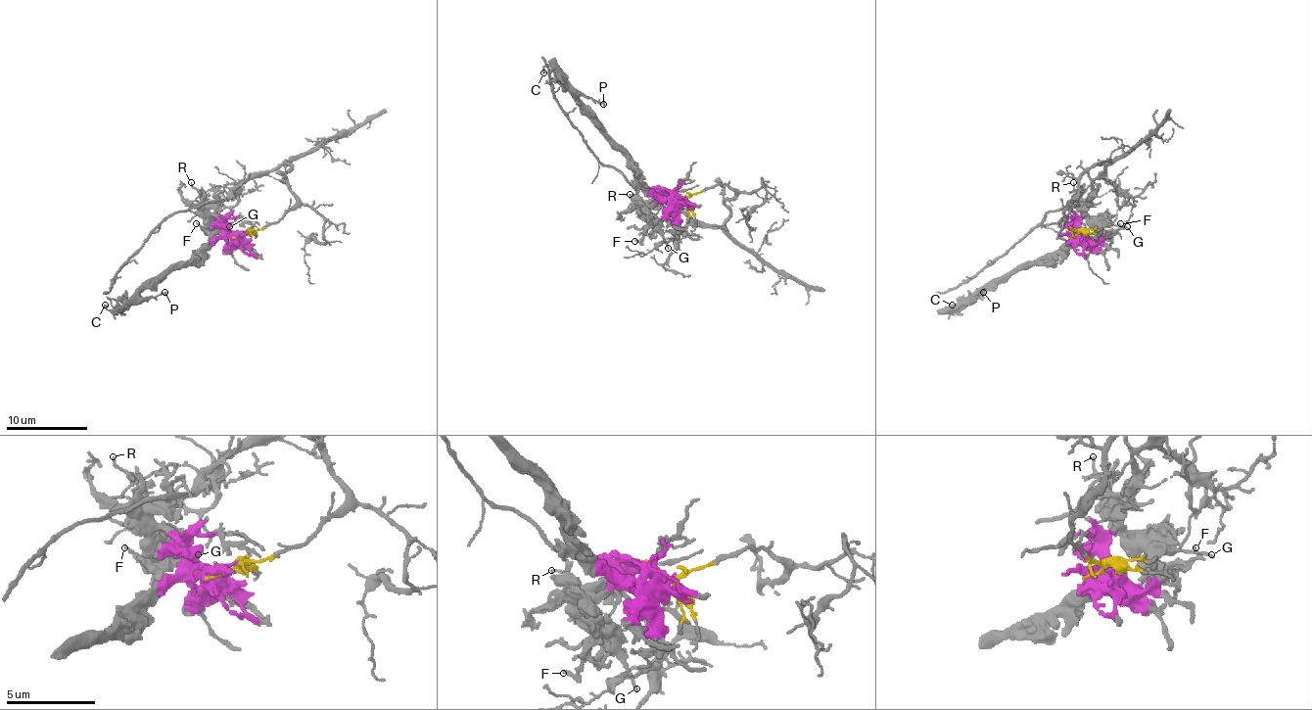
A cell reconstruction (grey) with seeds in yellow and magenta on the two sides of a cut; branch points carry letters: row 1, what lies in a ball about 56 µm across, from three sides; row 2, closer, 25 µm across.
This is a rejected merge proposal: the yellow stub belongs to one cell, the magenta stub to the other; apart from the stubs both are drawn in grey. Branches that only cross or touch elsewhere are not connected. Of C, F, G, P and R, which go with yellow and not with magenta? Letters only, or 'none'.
none

